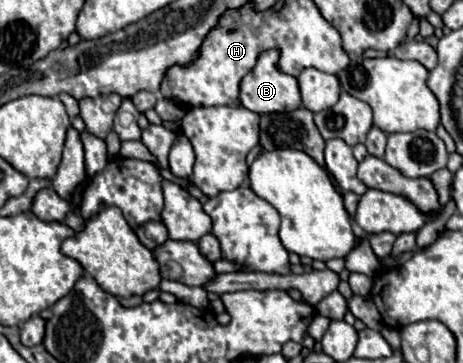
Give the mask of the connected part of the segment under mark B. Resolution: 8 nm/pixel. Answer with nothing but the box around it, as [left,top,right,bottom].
[241,52,301,114]

